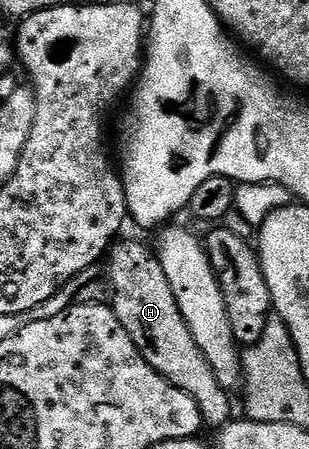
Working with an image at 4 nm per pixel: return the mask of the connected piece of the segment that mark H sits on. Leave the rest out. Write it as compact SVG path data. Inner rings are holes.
M121 242L108 254L108 290L112 298L114 294L112 309L120 324L124 324L128 336L132 336L146 363L189 399L205 425L206 422L213 428L228 425L232 421L231 395L220 388L216 372L212 372L208 360L204 360L204 352L196 348L196 340L192 340L192 332L188 332L188 324L176 304L176 296L172 296L172 284L168 284L168 276L164 276L164 268L158 263L157 253L138 242Z

